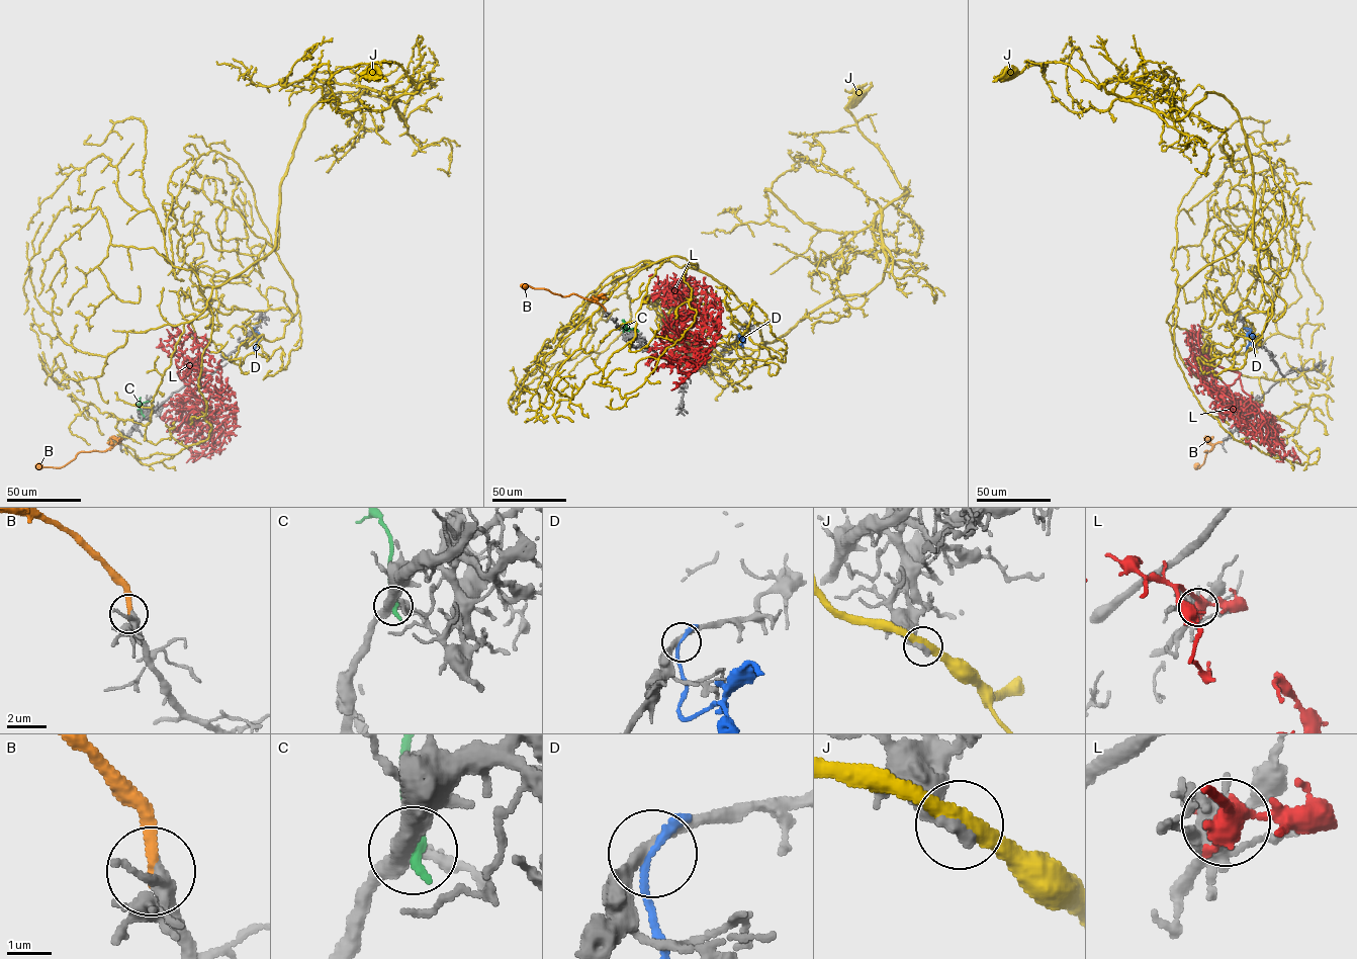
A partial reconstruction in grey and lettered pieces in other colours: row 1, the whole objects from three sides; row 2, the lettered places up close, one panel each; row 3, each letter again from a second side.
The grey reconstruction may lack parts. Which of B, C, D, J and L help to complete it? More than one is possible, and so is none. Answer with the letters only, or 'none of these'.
B

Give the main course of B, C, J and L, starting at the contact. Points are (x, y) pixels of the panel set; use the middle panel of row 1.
B: (605, 311), (600, 304), (574, 293), (562, 296), (548, 289), (520, 285)
C: (629, 330), (625, 328), (637, 329)
J: (635, 337), (671, 256), (764, 344), (887, 263), (873, 222), (820, 230), (767, 188), (761, 224), (701, 232)
L: (649, 348), (691, 343), (665, 329), (684, 319), (685, 304), (664, 289), (656, 292), (657, 277), (648, 276)

